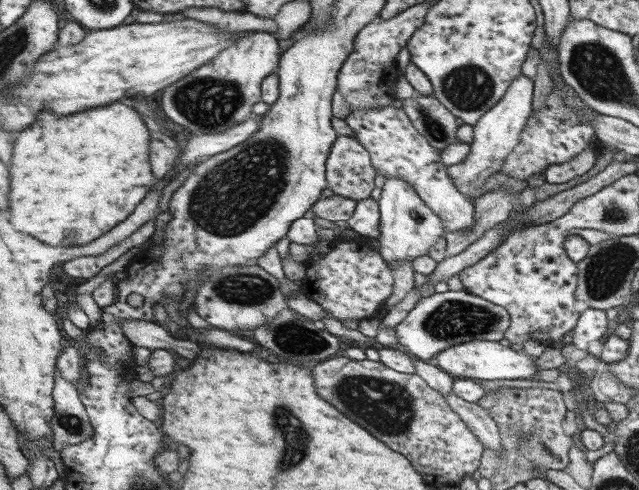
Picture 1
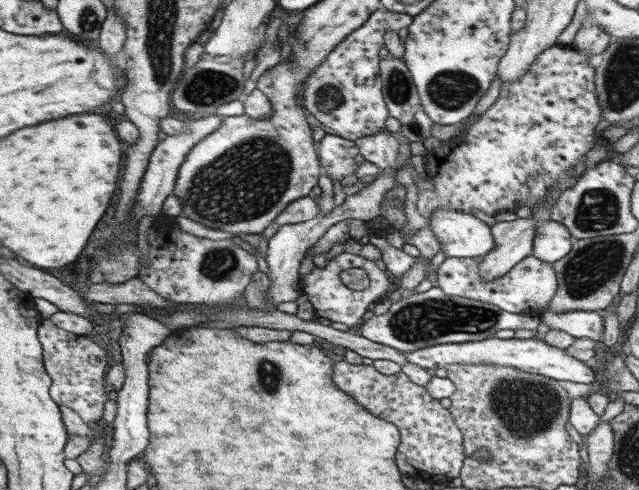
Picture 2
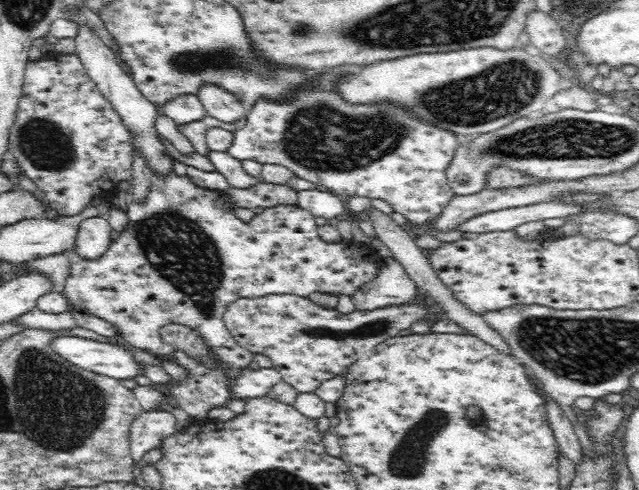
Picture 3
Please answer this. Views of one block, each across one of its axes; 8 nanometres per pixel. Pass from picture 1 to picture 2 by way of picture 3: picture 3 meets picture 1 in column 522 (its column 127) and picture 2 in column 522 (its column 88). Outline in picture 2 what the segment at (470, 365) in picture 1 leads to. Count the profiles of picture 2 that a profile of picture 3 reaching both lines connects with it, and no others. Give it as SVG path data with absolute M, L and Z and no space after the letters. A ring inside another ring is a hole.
M497 337L483 339L477 342L463 341L453 344L437 344L419 348L411 352L402 352L407 362L416 364L431 372L435 368L445 368L448 364L494 364L495 366L507 366L516 368L529 374L539 374L553 380L567 380L567 382L581 382L590 384L593 382L593 372L583 362L575 358L569 358L561 348L555 348L543 340L536 339L500 339Z

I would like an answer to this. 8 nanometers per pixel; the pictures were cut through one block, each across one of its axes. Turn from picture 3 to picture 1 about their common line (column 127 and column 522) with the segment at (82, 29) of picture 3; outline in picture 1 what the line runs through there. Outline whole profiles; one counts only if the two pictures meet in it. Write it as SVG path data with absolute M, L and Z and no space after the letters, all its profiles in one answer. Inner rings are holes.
M523 73L517 75L503 94L503 98L499 99L491 110L485 111L482 118L479 118L478 122L472 126L473 138L469 153L464 160L447 167L447 173L453 177L453 183L466 198L470 198L473 191L483 185L487 176L501 172L503 159L515 150L515 146L518 146L523 126L526 126L527 119L530 118L532 112L533 84L531 79Z

